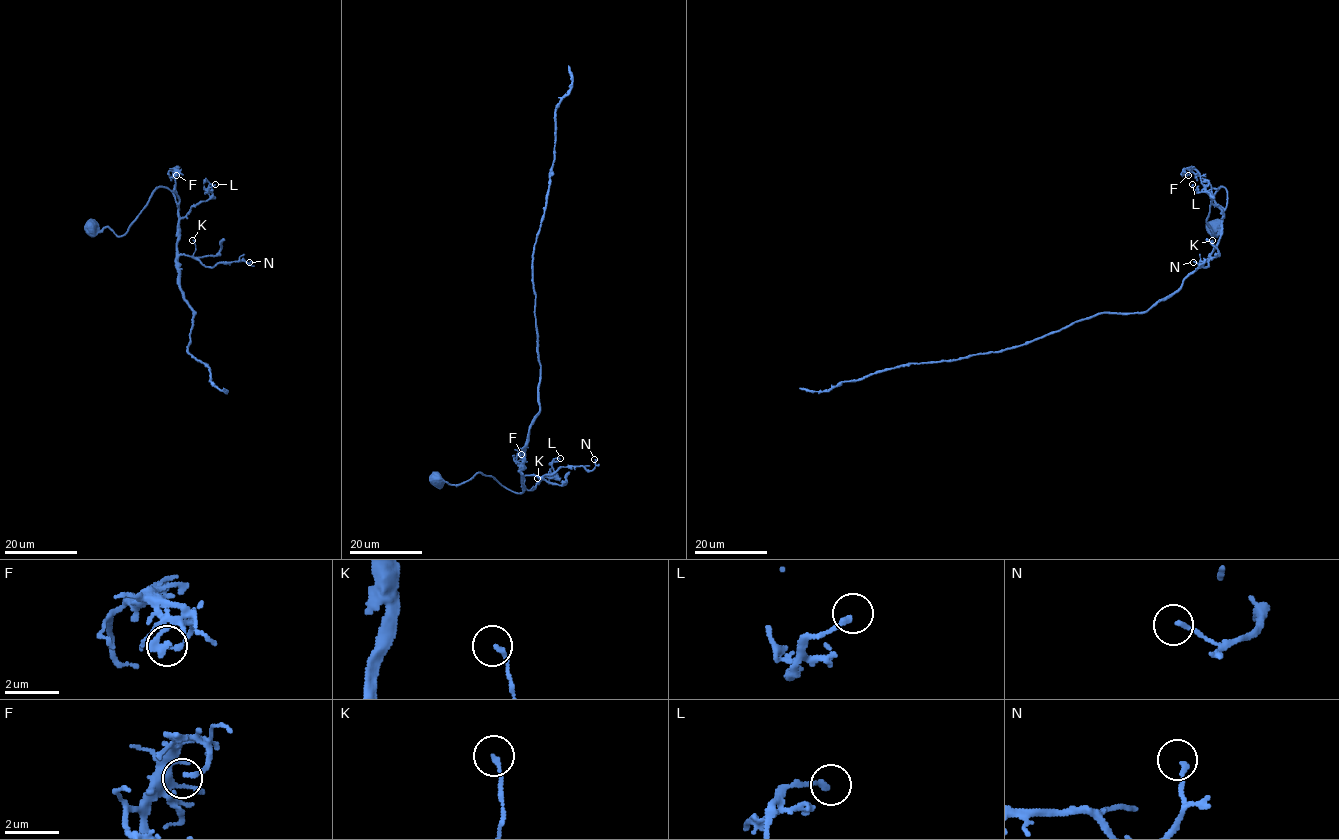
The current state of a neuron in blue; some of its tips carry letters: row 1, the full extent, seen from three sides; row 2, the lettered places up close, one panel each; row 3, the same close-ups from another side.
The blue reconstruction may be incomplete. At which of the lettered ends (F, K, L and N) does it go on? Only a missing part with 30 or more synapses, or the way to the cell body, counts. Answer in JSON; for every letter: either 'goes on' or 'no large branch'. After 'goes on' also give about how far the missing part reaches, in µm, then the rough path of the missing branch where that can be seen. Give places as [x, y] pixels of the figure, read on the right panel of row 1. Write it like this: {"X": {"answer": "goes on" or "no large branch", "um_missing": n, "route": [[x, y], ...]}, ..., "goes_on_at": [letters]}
{"F": {"answer": "no large branch"}, "K": {"answer": "no large branch"}, "L": {"answer": "no large branch"}, "N": {"answer": "no large branch"}, "goes_on_at": []}

